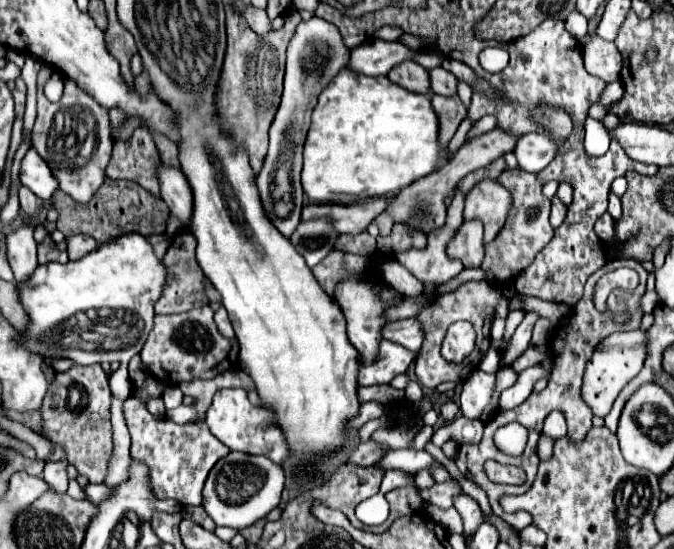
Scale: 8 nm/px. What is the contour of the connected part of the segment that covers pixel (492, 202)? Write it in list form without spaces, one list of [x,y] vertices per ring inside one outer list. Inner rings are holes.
[[[482,180],[466,196],[464,220],[480,220],[484,224],[484,244],[492,242],[506,222],[506,214],[512,206],[510,192],[496,180]]]

